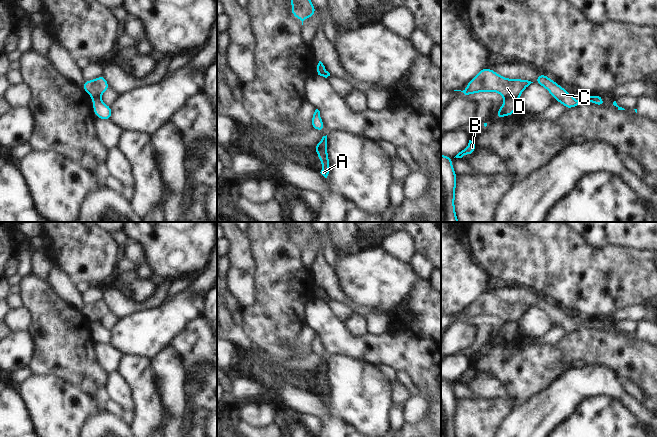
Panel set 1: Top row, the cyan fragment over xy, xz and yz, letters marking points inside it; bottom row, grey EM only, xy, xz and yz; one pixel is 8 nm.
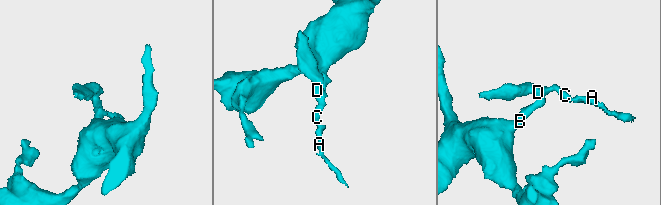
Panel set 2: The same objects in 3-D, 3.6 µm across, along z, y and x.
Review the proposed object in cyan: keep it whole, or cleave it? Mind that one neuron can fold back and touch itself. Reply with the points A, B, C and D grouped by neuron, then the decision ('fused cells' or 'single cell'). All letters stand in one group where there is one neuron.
A C D / B | fused cells

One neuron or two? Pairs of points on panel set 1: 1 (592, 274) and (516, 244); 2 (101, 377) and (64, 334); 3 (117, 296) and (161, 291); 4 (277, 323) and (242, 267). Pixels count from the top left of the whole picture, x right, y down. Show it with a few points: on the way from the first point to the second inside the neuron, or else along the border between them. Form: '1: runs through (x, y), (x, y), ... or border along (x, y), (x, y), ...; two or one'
1: runs through (573, 269), (569, 269), (546, 254), (535, 254); one
2: runs through (90, 366), (69, 345); one
3: runs through (128, 306), (144, 306), (150, 302); one
4: border along (255, 265), (255, 300), (252, 303), (241, 306); two

